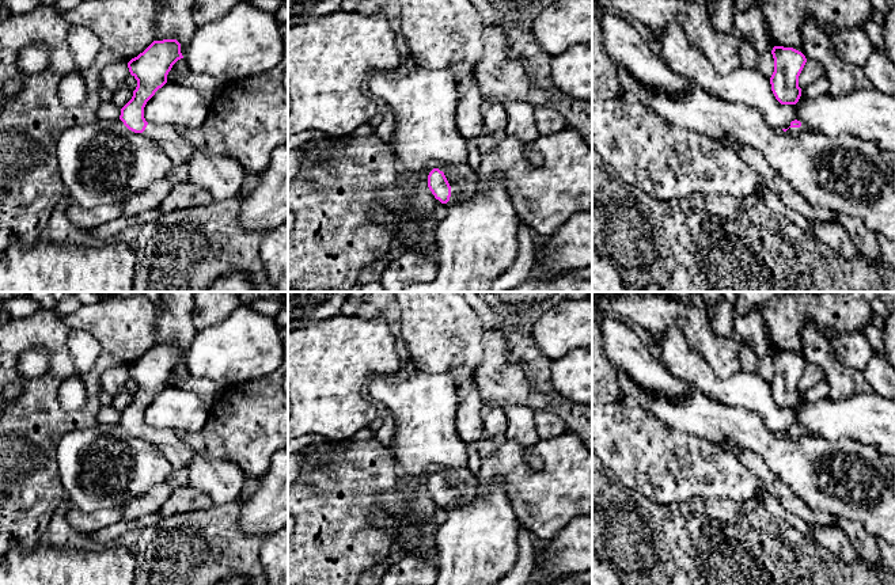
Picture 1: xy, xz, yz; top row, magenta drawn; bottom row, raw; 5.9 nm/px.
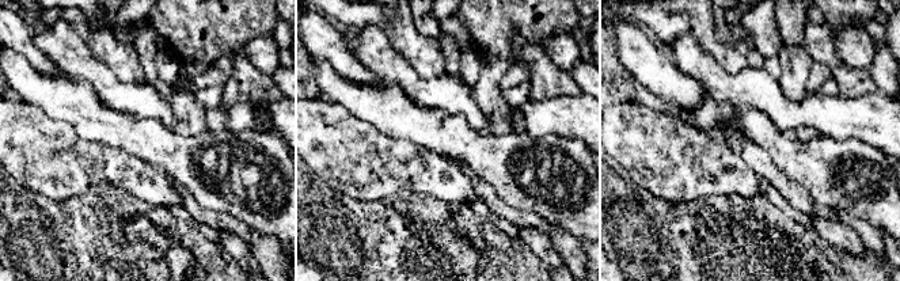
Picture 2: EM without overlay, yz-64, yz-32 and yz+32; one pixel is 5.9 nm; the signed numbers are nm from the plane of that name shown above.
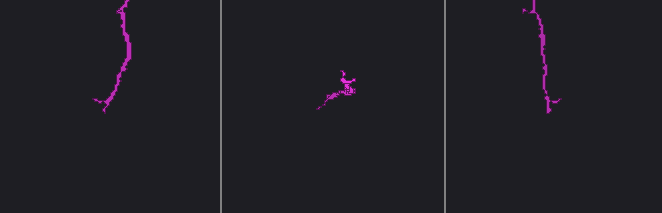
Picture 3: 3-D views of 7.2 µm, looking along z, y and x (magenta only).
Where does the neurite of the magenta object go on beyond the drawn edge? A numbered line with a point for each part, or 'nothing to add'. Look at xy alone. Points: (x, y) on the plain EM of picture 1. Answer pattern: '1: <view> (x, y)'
1: xy (179, 455)

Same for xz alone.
1: xz (457, 496)

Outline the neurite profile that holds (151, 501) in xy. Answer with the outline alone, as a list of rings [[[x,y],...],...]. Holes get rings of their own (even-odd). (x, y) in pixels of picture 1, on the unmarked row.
[[[167,482],[152,486],[141,497],[134,498],[124,506],[122,520],[136,520],[144,514],[158,512],[171,495],[171,489]]]

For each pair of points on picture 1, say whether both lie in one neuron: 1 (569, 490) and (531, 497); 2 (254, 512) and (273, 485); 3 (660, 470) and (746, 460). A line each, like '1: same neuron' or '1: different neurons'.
1: same neuron
2: same neuron
3: different neurons

